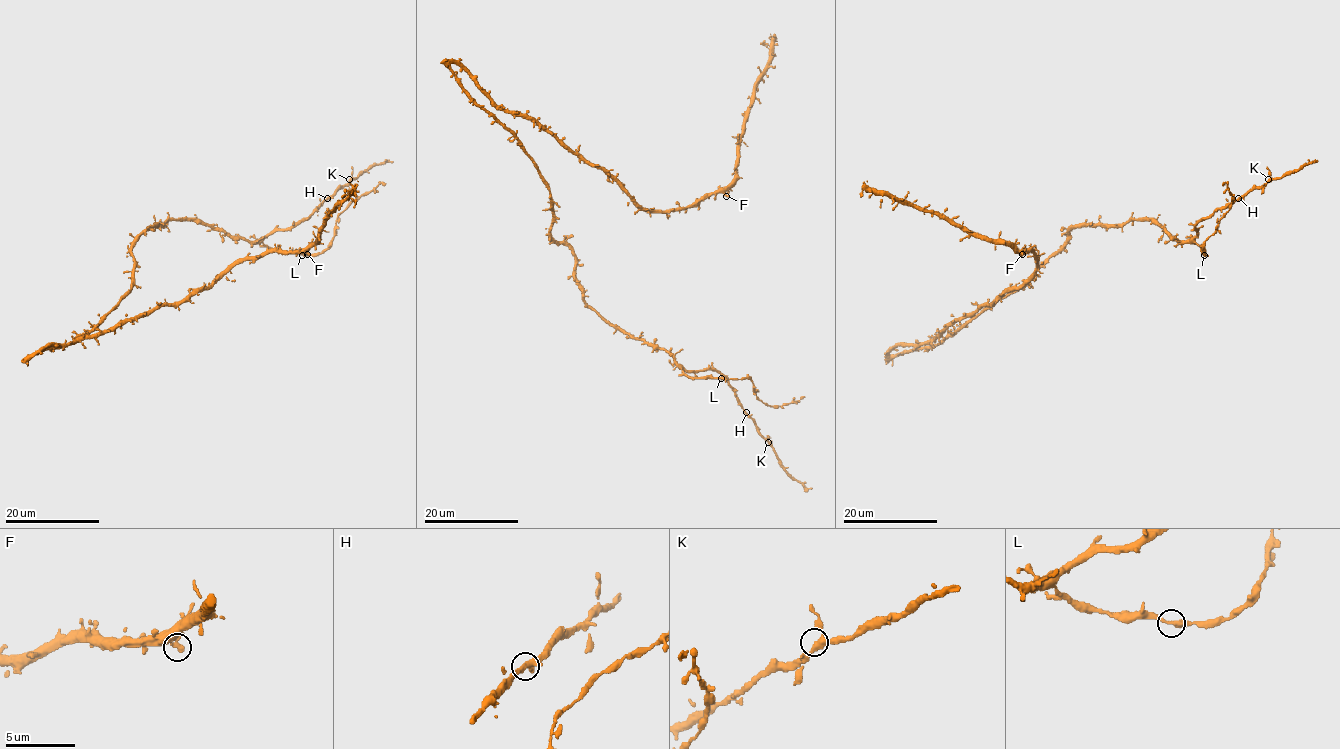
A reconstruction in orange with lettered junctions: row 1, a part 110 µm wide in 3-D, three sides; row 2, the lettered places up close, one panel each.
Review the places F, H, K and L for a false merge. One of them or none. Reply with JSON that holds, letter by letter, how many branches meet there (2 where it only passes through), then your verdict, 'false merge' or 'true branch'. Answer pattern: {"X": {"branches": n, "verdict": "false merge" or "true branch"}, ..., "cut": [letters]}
{"F": {"branches": 2, "verdict": "true branch"}, "H": {"branches": 3, "verdict": "true branch"}, "K": {"branches": 3, "verdict": "true branch"}, "L": {"branches": 3, "verdict": "true branch"}, "cut": []}

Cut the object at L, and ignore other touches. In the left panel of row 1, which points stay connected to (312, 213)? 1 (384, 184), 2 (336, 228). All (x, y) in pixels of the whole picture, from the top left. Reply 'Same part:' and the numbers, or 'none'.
Same part: none

